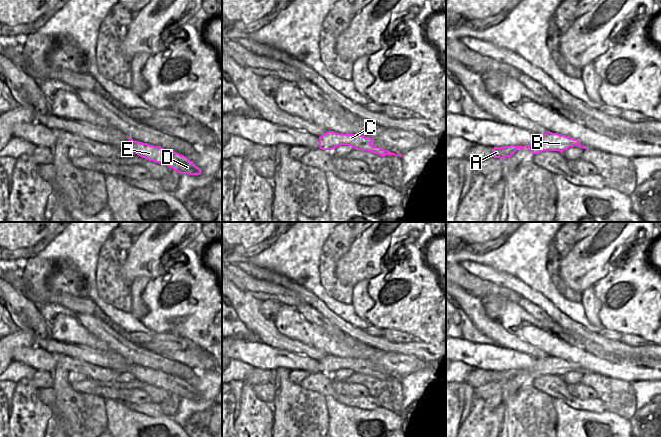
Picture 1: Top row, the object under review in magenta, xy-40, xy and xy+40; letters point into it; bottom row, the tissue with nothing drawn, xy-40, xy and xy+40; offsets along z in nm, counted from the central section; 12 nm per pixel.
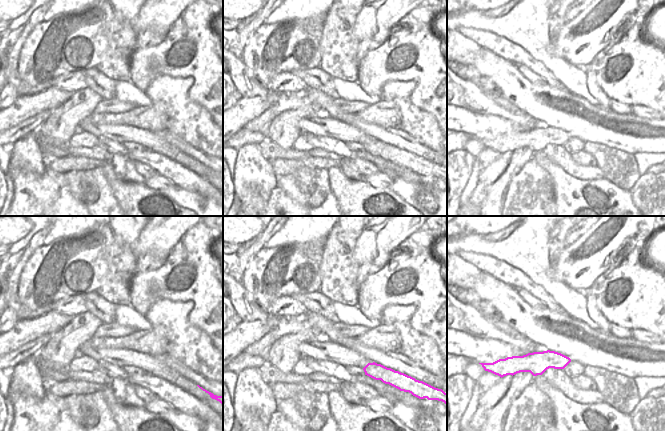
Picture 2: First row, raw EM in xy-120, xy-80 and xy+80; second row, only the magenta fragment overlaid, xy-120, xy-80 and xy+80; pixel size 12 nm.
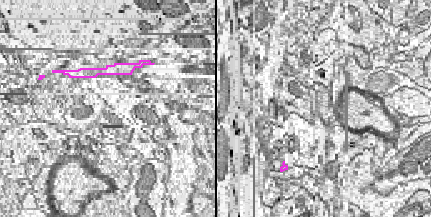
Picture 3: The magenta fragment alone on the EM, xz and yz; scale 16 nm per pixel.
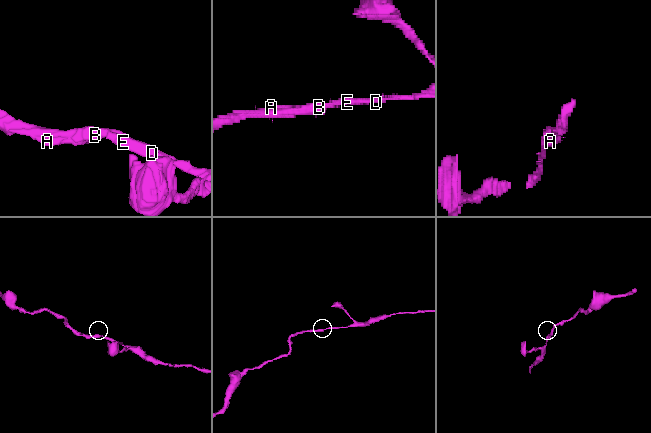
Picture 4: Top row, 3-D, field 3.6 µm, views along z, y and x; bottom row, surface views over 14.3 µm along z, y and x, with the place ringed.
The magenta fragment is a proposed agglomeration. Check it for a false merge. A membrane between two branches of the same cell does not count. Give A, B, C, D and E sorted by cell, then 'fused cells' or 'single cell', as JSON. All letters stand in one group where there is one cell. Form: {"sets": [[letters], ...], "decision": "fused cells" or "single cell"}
{"sets": [["A", "B", "C", "D", "E"]], "decision": "single cell"}

